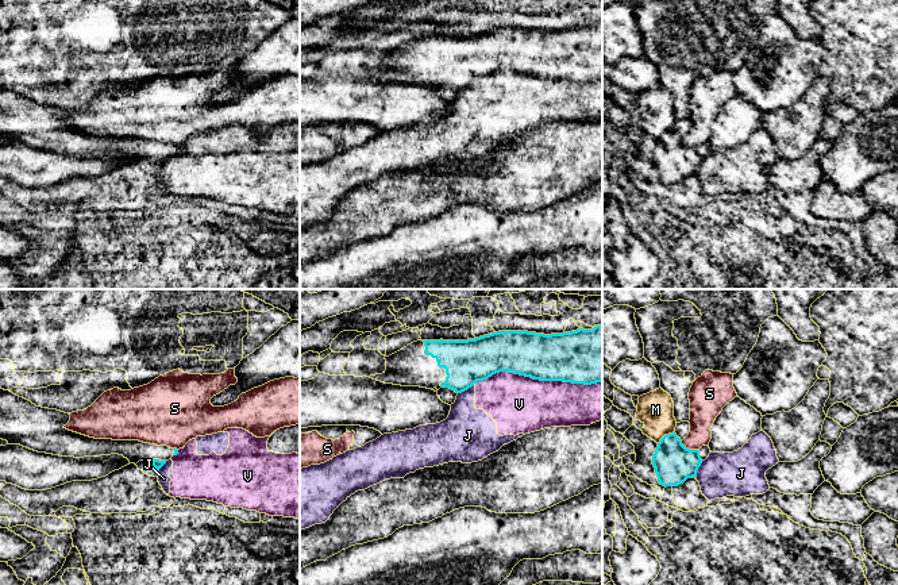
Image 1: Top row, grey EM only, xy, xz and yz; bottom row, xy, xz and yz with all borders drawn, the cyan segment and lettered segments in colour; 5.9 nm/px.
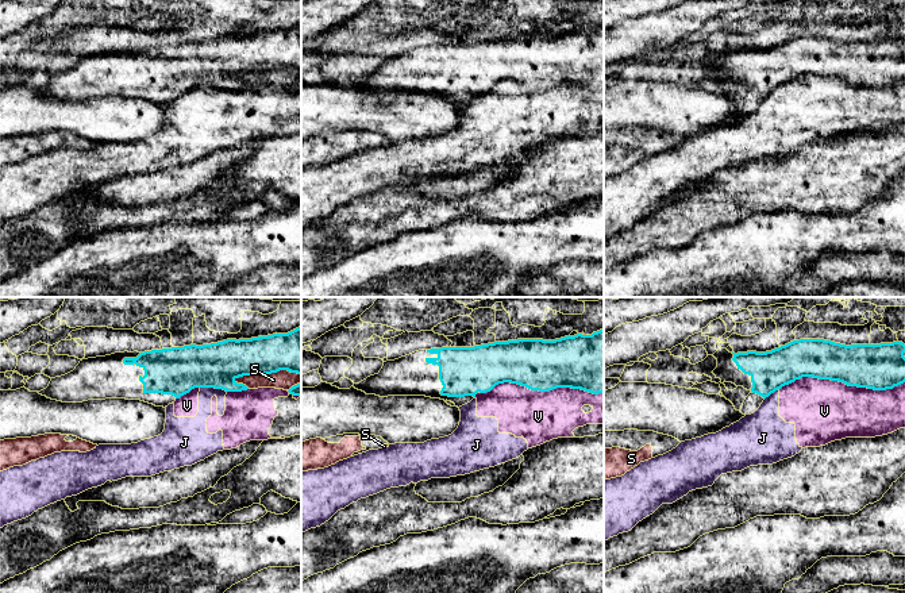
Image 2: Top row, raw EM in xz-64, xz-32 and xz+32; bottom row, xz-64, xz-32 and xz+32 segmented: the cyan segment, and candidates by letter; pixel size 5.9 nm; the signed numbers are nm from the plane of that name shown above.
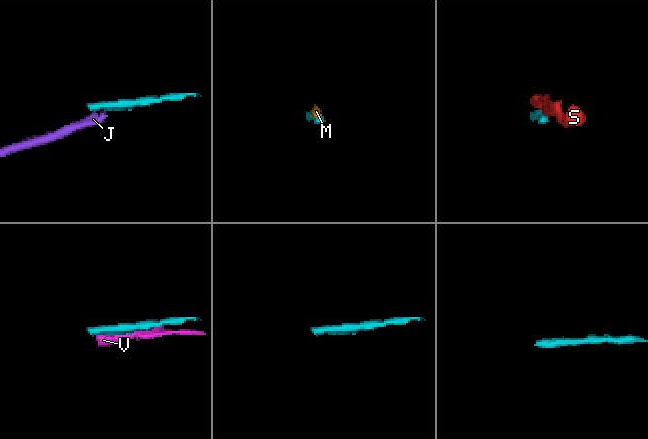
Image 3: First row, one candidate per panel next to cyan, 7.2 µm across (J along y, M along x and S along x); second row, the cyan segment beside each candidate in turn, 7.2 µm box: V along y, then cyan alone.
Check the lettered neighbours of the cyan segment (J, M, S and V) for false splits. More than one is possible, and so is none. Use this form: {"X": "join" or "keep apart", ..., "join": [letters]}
{"J": "keep apart", "M": "keep apart", "S": "keep apart", "V": "keep apart", "join": []}

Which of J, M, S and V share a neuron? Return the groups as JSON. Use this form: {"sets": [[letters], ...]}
{"sets": [["J", "V"], ["M"], ["S"]]}

